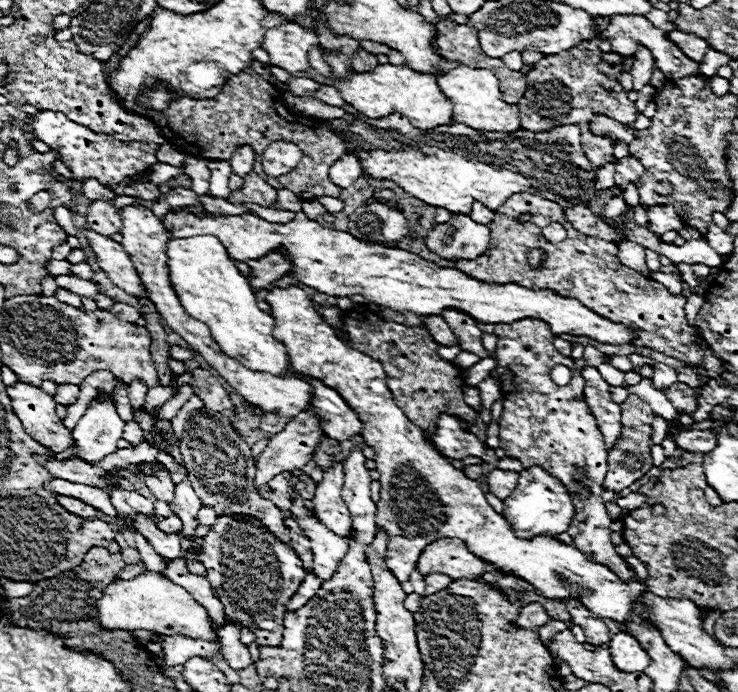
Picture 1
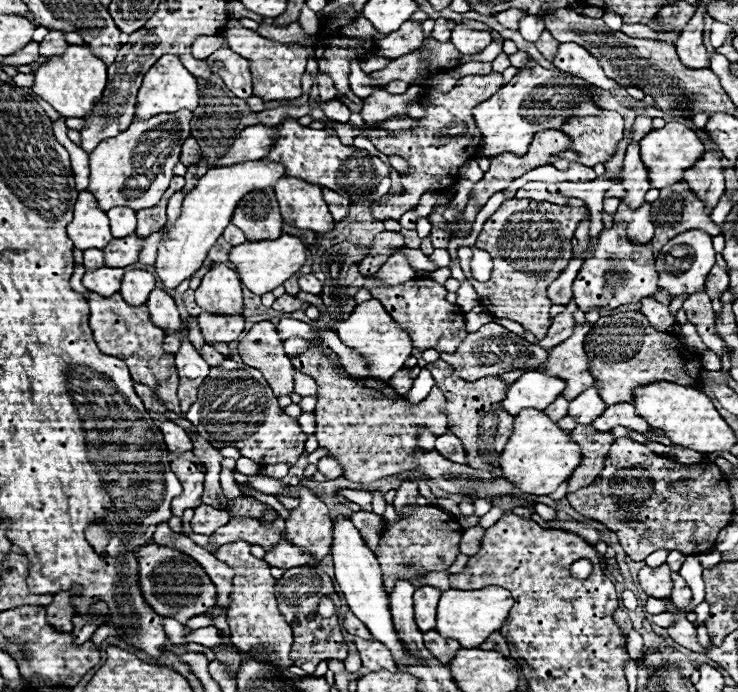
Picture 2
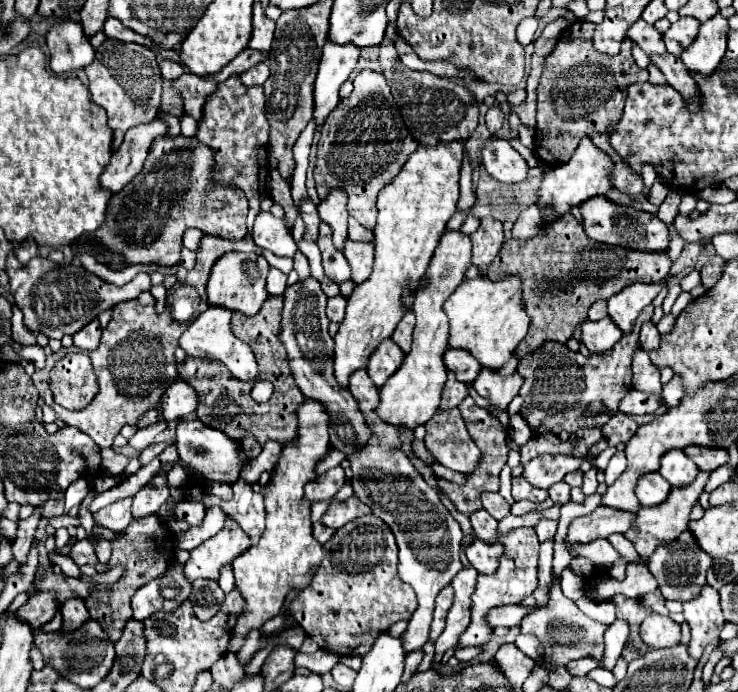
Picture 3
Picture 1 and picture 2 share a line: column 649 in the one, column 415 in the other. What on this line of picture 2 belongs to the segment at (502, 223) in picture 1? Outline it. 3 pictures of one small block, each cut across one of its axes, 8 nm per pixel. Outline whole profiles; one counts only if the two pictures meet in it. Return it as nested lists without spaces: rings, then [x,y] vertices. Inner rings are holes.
[[[366,276],[364,288],[370,290],[372,298],[384,304],[388,314],[410,334],[412,344],[418,350],[434,348],[438,352],[456,352],[456,348],[460,346],[460,340],[464,340],[466,336],[464,312],[458,306],[450,304],[446,300],[448,290],[430,278],[414,278],[404,284],[384,286],[376,276]]]

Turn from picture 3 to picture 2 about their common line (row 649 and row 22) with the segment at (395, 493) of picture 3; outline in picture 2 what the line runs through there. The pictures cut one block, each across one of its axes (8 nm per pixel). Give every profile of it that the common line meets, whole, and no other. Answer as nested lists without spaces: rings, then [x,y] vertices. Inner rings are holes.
[[[406,20],[396,32],[392,32],[386,38],[376,42],[376,56],[400,58],[400,56],[420,48],[422,40],[424,40],[422,24],[414,22],[414,20]]]

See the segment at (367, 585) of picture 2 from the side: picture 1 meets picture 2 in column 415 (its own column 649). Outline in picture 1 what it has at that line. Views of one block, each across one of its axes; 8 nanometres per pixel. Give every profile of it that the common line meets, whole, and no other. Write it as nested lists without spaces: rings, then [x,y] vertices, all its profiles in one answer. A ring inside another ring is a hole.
[[[618,630],[610,640],[610,656],[622,672],[642,672],[650,666],[650,656],[640,642],[624,630]]]

